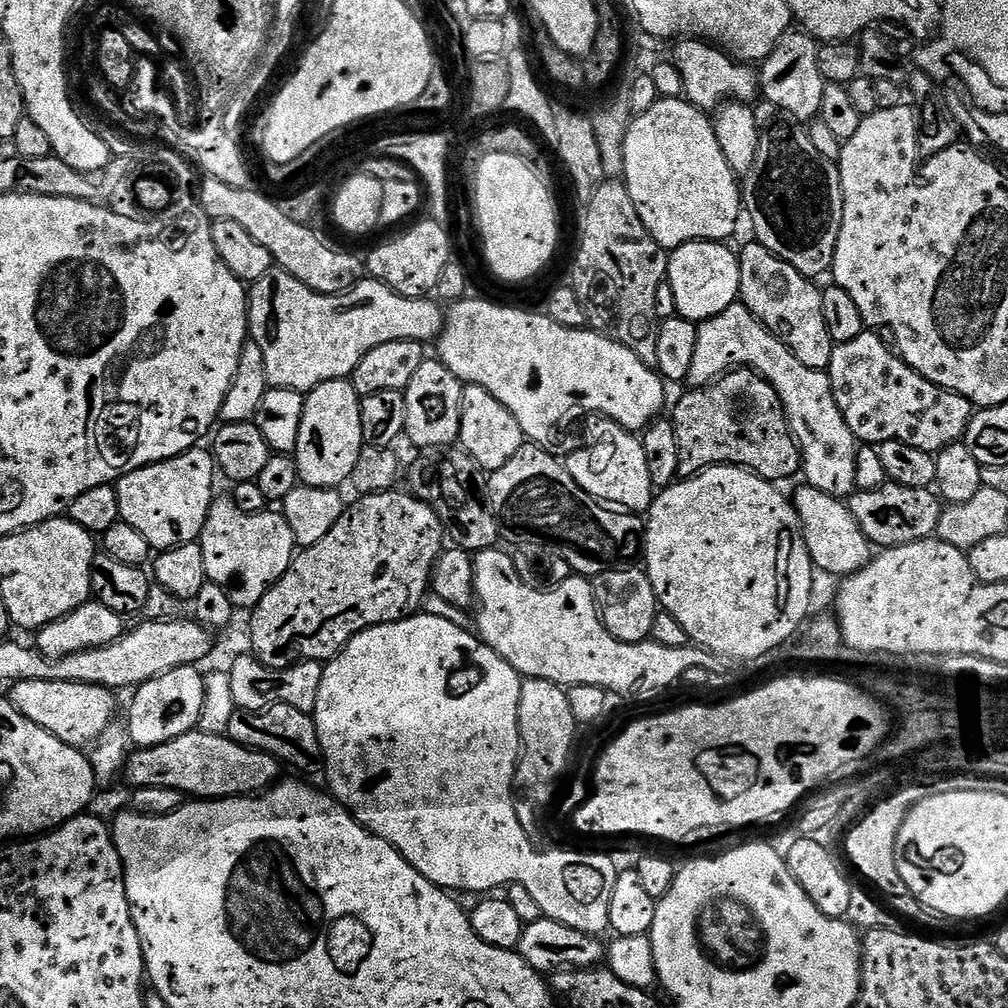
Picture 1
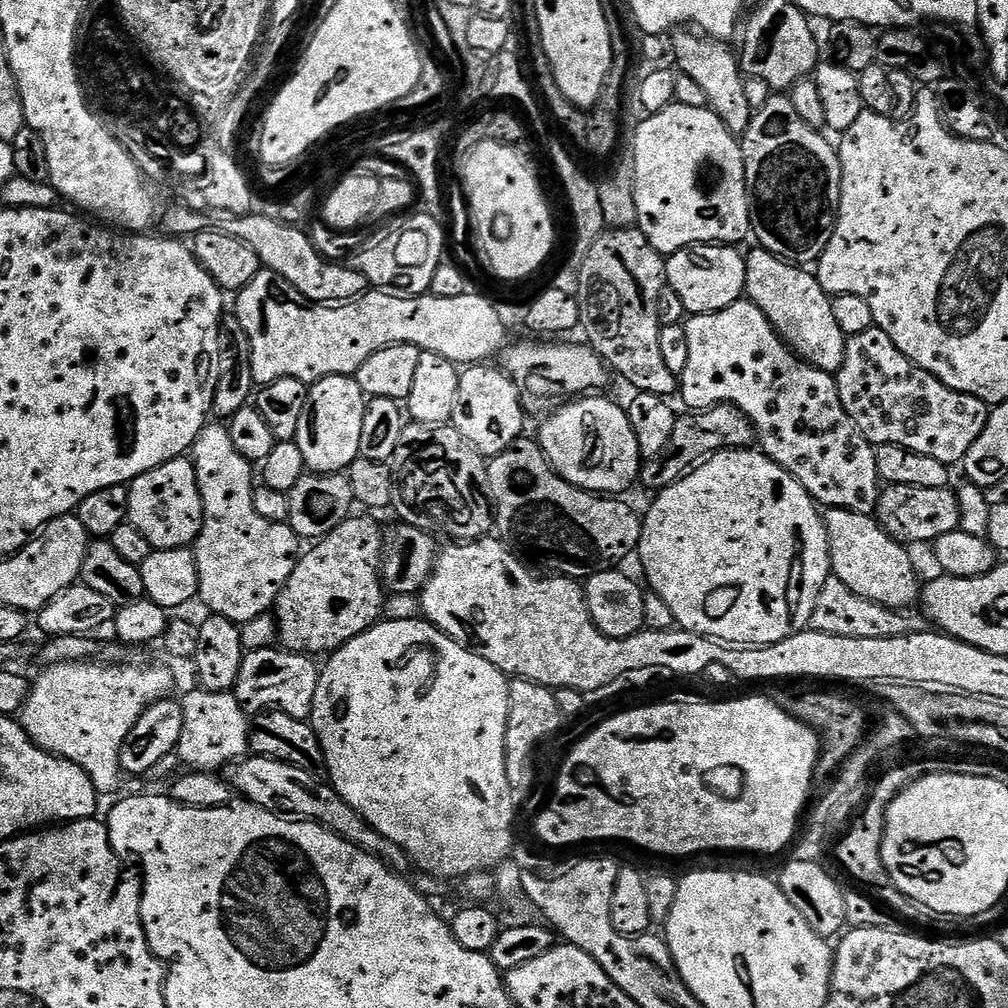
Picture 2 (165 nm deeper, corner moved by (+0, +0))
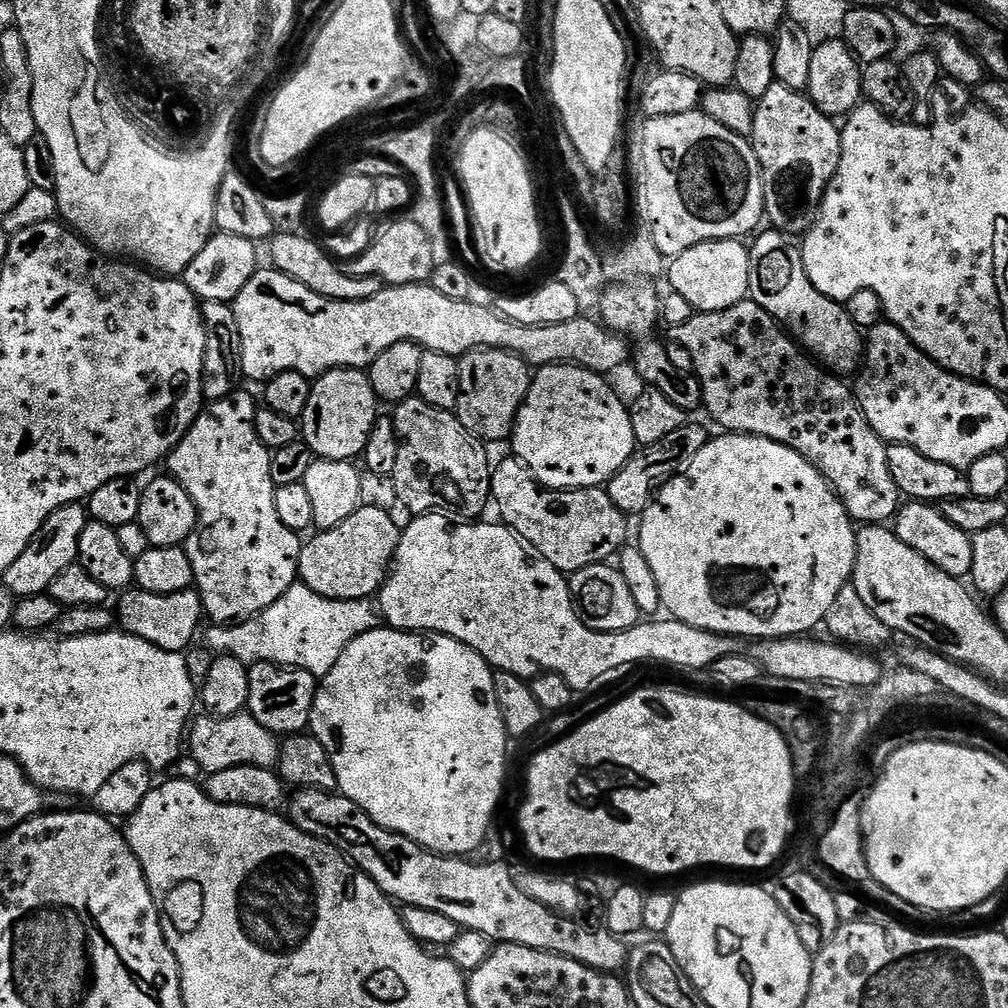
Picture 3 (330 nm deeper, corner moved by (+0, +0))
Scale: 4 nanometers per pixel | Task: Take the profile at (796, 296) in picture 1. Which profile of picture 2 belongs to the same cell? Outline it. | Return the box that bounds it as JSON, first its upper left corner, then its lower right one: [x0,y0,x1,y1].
[744,246,848,372]

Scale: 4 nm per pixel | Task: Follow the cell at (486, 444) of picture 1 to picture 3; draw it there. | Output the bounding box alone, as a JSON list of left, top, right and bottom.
[454,348,532,442]

